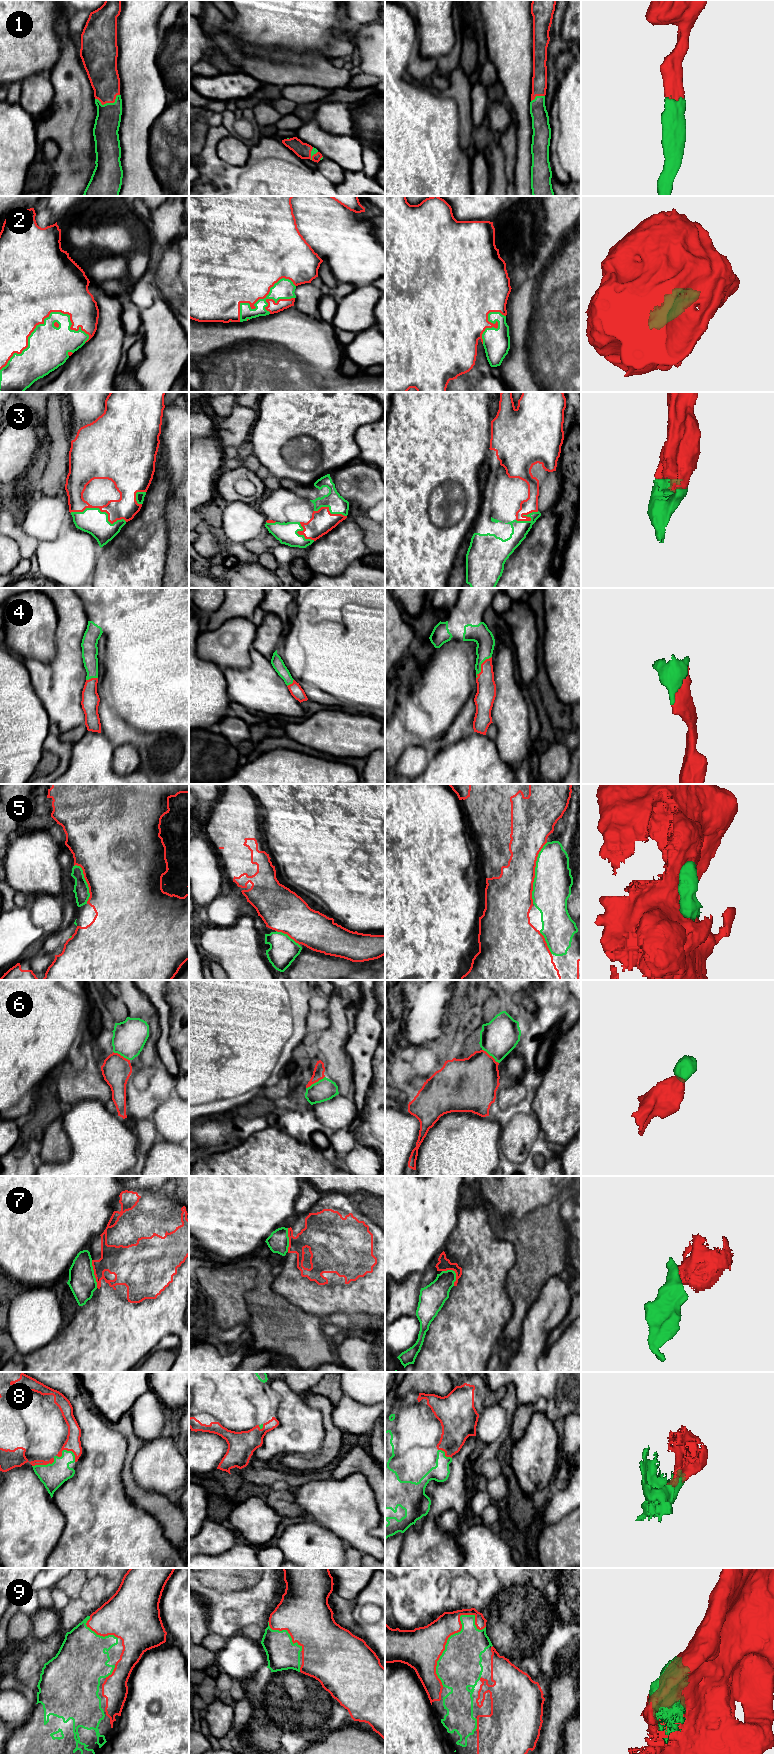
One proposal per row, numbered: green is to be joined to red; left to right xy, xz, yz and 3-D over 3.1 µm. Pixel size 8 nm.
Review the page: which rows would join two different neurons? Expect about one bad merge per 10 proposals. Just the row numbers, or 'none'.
7

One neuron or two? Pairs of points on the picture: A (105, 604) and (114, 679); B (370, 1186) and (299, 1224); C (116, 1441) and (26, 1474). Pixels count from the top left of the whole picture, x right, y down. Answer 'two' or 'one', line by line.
A: one
B: two
C: two

